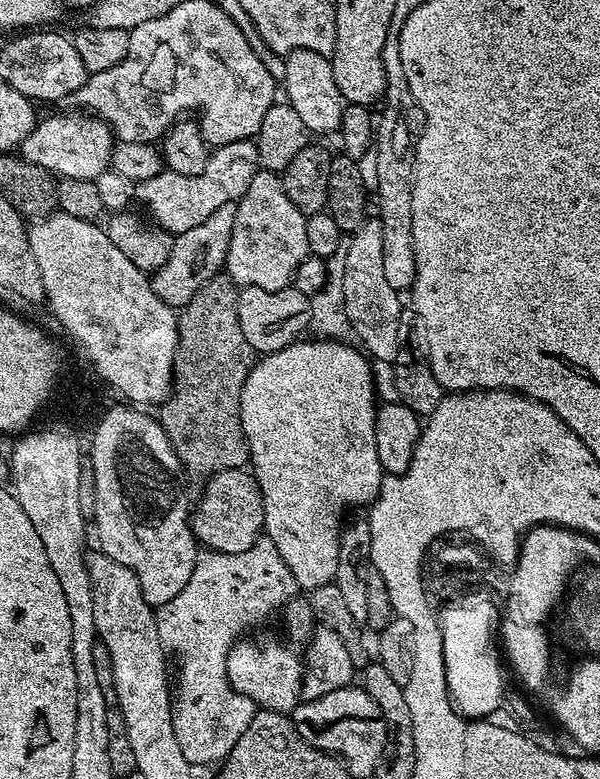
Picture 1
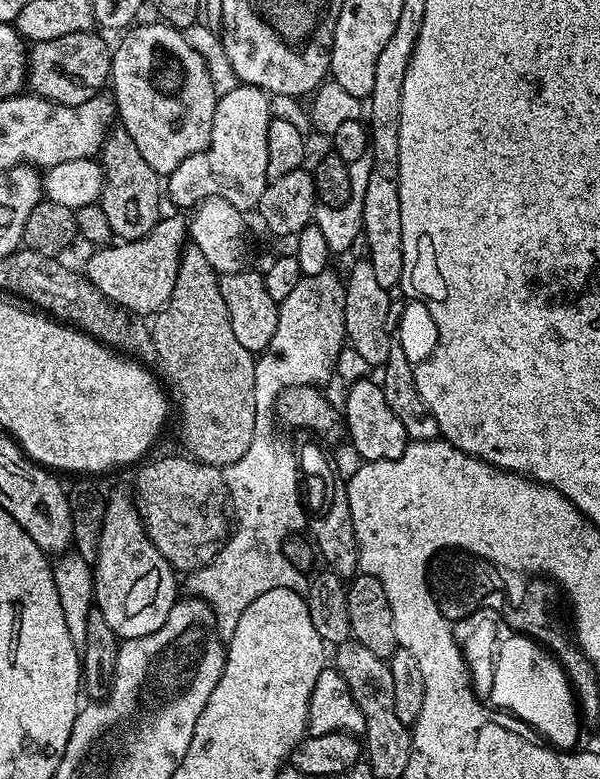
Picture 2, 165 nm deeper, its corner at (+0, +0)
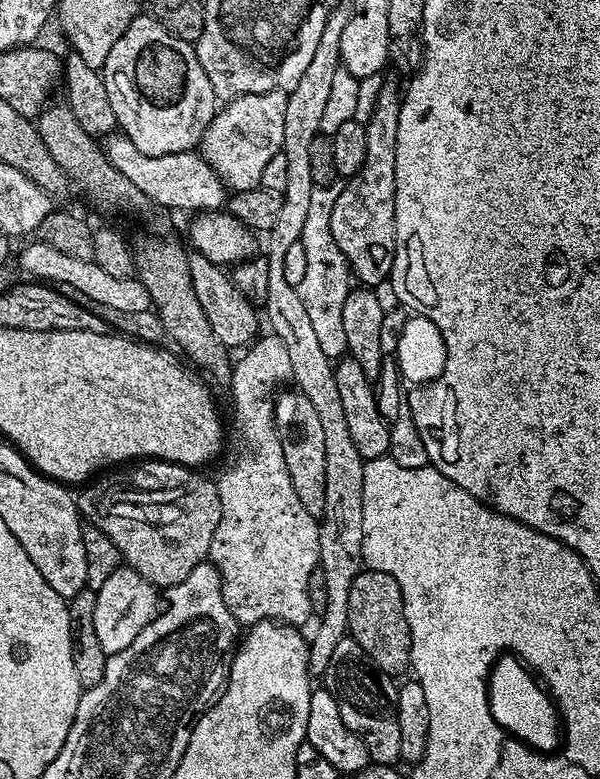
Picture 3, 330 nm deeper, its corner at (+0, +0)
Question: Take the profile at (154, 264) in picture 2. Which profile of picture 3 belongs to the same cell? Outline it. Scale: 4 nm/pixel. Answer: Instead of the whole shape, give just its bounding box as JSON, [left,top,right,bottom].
[20,242,153,310]

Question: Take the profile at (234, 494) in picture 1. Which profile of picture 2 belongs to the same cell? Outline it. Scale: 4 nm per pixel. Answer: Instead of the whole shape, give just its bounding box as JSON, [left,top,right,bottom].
[134,455,230,574]

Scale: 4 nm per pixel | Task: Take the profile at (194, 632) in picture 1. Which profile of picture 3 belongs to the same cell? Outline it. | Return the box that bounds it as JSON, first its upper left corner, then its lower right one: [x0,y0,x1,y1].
[208,334,320,626]

